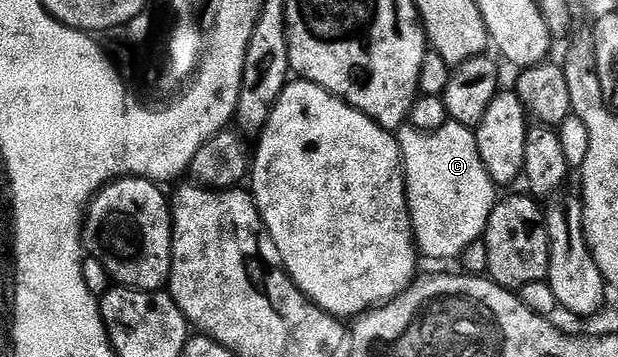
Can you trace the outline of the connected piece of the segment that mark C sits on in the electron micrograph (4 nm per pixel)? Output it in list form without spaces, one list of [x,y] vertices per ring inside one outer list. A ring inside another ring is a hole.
[[[407,122],[397,129],[402,148],[402,170],[406,177],[406,201],[414,227],[414,242],[423,257],[430,260],[454,260],[465,248],[481,241],[486,235],[488,218],[496,203],[496,186],[480,162],[477,135],[462,124],[448,122],[431,132],[416,130]]]

